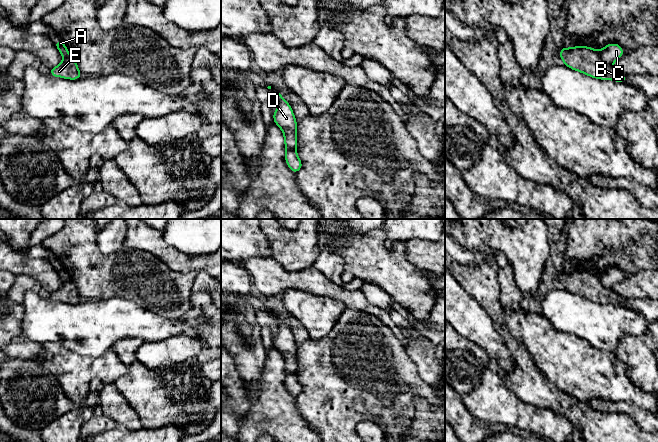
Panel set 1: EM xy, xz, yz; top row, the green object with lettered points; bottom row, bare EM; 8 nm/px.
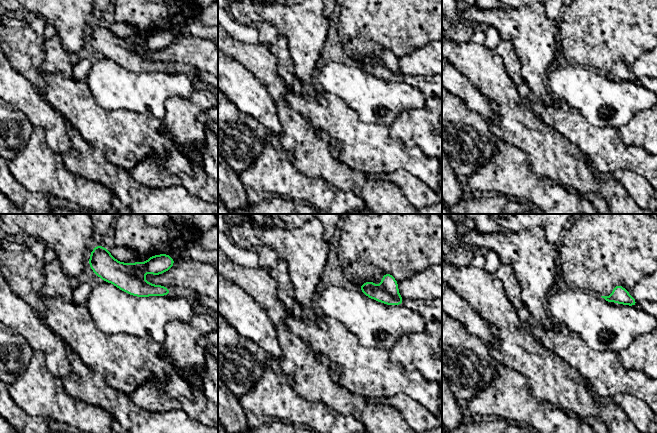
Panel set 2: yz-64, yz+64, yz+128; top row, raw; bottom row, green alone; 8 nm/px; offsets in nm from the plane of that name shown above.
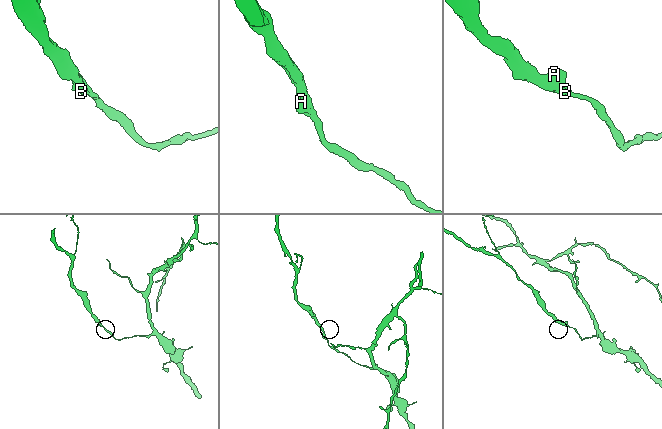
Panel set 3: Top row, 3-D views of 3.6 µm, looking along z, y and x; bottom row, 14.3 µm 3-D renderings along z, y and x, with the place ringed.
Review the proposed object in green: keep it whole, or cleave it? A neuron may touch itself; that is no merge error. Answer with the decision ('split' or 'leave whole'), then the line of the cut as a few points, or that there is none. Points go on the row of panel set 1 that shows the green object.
split; cut in yz along (598, 52), (601, 59), (611, 65)

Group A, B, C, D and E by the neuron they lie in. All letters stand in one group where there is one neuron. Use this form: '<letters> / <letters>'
A C / B D E

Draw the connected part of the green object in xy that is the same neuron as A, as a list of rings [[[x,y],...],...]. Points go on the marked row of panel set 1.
[[[60,39],[59,41],[55,42],[54,45],[59,50],[60,54],[62,55],[62,57],[70,55],[68,49],[67,49],[66,45],[64,44],[64,42],[62,41],[62,39]]]

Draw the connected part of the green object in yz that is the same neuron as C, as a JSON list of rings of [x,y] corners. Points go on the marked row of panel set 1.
[[[616,43],[607,44],[599,51],[599,56],[604,63],[612,65],[615,60],[620,59],[624,54],[621,45]]]

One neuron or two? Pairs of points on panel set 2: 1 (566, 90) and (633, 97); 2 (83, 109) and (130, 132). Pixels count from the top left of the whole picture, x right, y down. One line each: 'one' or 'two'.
1: one
2: one

